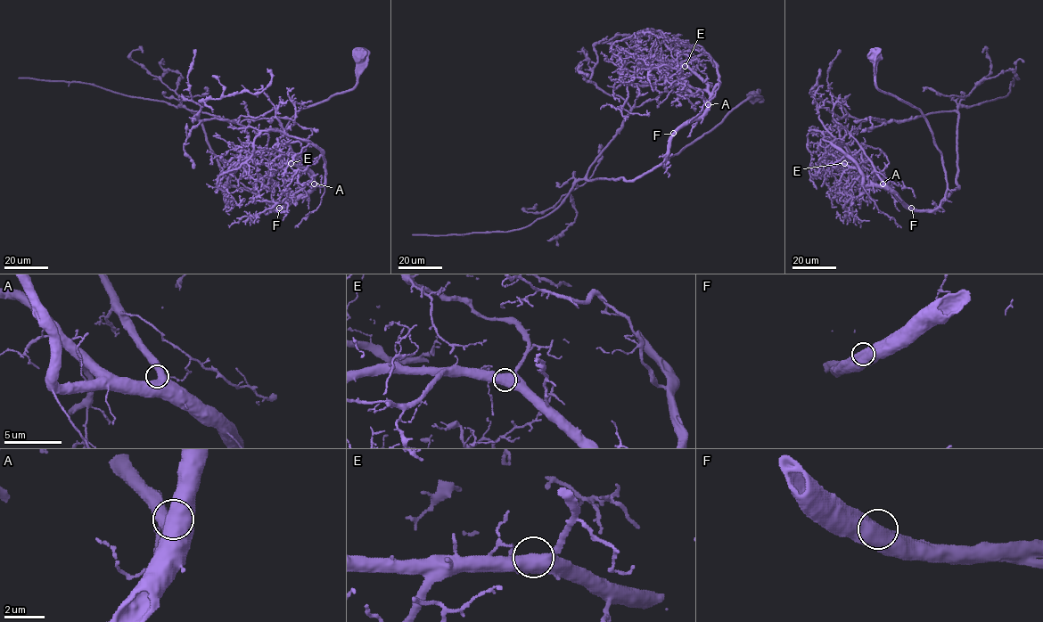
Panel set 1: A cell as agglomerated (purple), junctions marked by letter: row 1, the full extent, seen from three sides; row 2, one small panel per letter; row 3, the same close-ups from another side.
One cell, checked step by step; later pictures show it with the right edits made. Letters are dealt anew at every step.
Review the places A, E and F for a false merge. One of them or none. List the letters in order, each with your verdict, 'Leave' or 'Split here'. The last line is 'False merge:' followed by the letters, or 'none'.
A: Leave
E: Leave
F: Leave
False merge: none

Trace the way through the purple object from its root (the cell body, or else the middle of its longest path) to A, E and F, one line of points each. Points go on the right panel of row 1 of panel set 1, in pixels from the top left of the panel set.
A: (874, 54), (875, 85), (914, 105), (925, 118), (941, 155), (947, 192), (934, 209), (912, 210), (882, 184)
E: (874, 54), (875, 85), (915, 107), (928, 123), (941, 155), (946, 197), (932, 210), (912, 210), (844, 163)
F: (874, 54), (875, 85), (920, 111), (941, 155), (947, 183), (946, 197), (932, 210), (911, 208)

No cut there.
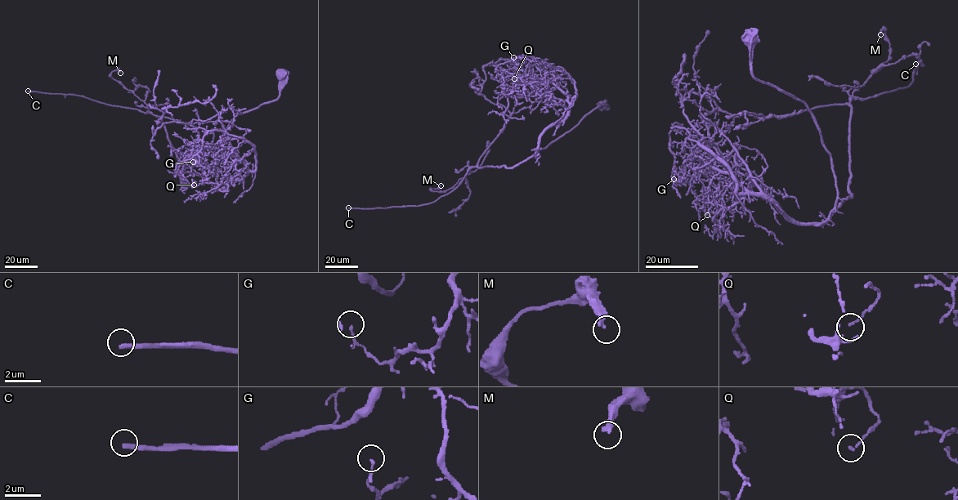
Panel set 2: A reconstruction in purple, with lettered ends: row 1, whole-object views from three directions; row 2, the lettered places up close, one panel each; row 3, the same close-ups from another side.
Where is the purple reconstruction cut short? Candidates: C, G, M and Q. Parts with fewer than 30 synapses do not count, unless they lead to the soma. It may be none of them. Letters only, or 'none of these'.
C

